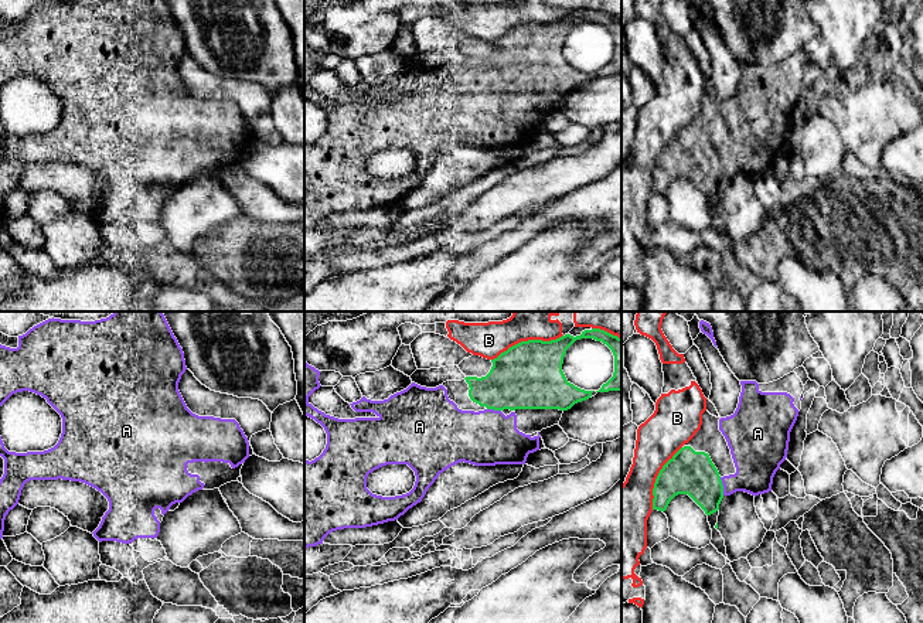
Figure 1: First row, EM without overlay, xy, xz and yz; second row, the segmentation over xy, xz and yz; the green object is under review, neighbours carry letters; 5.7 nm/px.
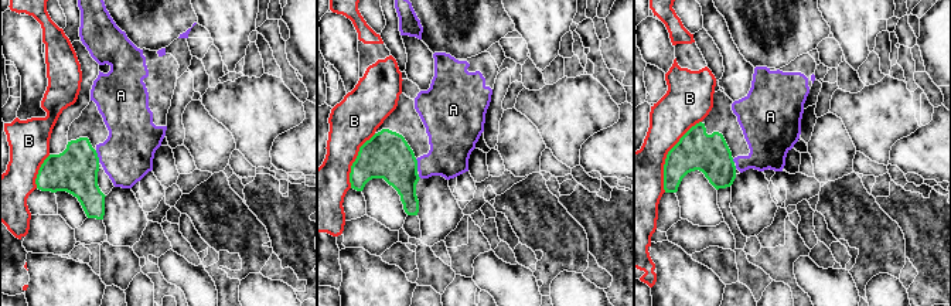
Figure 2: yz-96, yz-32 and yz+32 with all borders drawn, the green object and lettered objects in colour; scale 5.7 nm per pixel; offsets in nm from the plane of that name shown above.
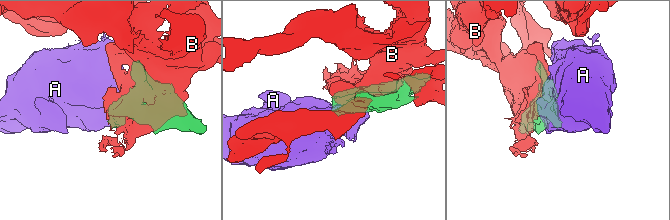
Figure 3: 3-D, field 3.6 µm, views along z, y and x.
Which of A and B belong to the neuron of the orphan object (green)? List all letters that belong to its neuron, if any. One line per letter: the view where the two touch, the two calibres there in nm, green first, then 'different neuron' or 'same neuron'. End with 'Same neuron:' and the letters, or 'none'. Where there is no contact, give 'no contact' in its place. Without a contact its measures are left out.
A: yz | 240/260 nm | same neuron
B: xz | 380/220 nm | different neuron
Same neuron: A

